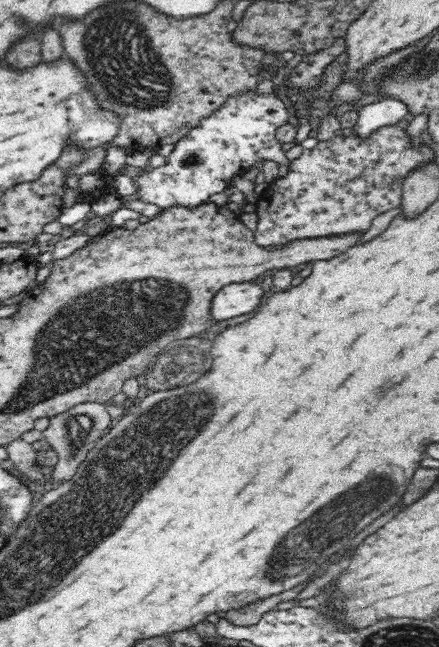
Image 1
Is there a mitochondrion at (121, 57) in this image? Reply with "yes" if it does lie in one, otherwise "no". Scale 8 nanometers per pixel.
yes

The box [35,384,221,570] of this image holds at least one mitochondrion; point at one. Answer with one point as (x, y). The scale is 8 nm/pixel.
(78, 429)

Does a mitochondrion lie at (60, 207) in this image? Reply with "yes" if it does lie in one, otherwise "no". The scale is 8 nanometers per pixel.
no

